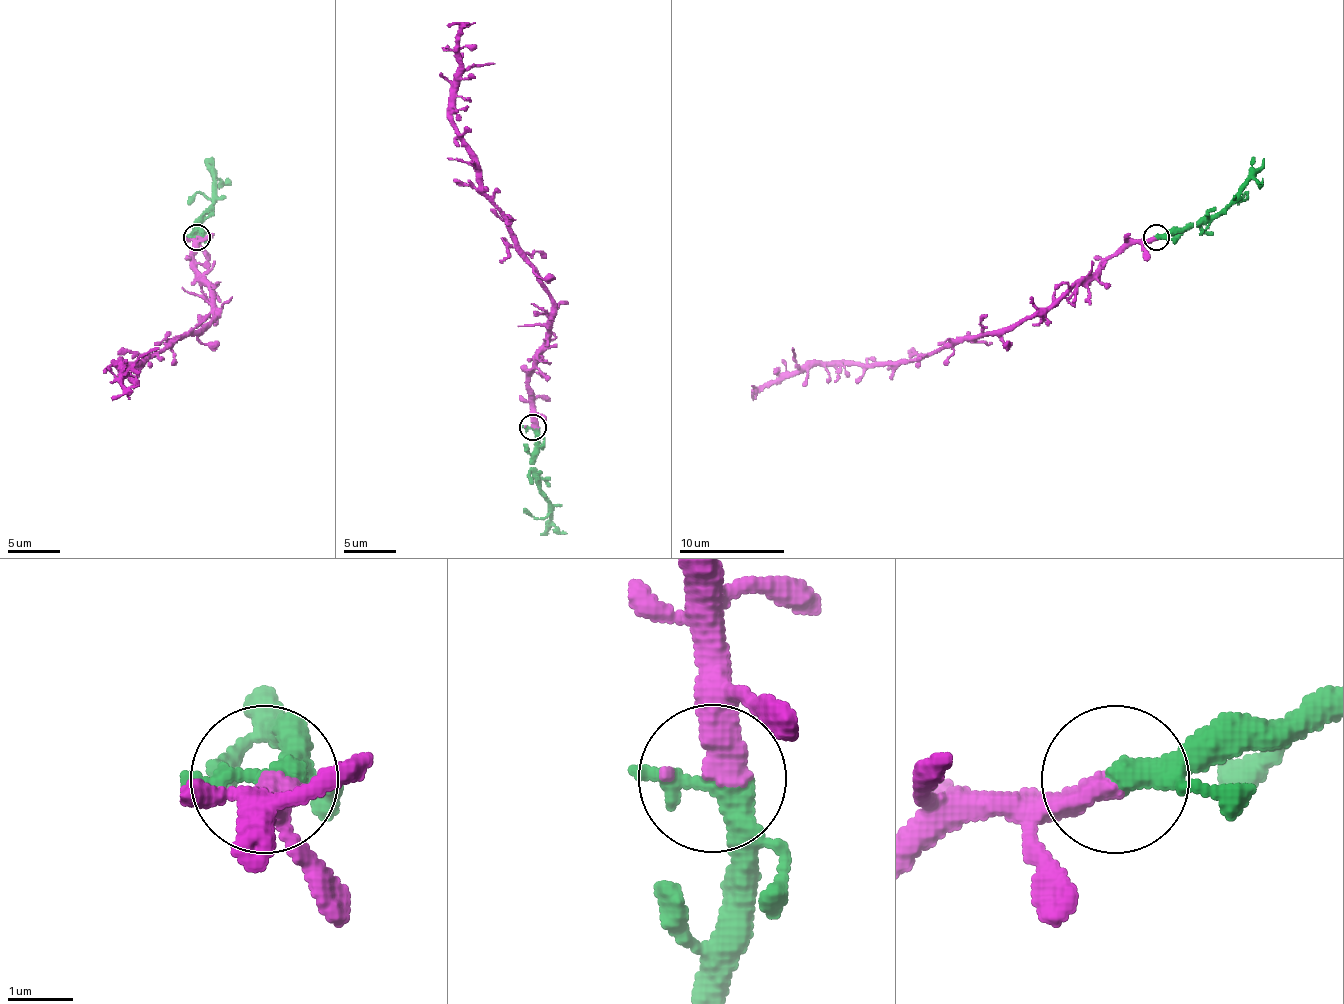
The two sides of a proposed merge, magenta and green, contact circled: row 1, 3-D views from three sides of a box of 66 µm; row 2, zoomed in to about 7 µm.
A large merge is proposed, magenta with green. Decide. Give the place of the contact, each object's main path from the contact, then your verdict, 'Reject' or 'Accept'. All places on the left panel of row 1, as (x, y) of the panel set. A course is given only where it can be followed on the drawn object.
Place: (196, 237). Course of magenta: (196, 236), (193, 265), (217, 315), (146, 360), (117, 365), (122, 391), (112, 399). Course of green: (196, 236), (211, 202), (211, 168), (206, 158). Accept

